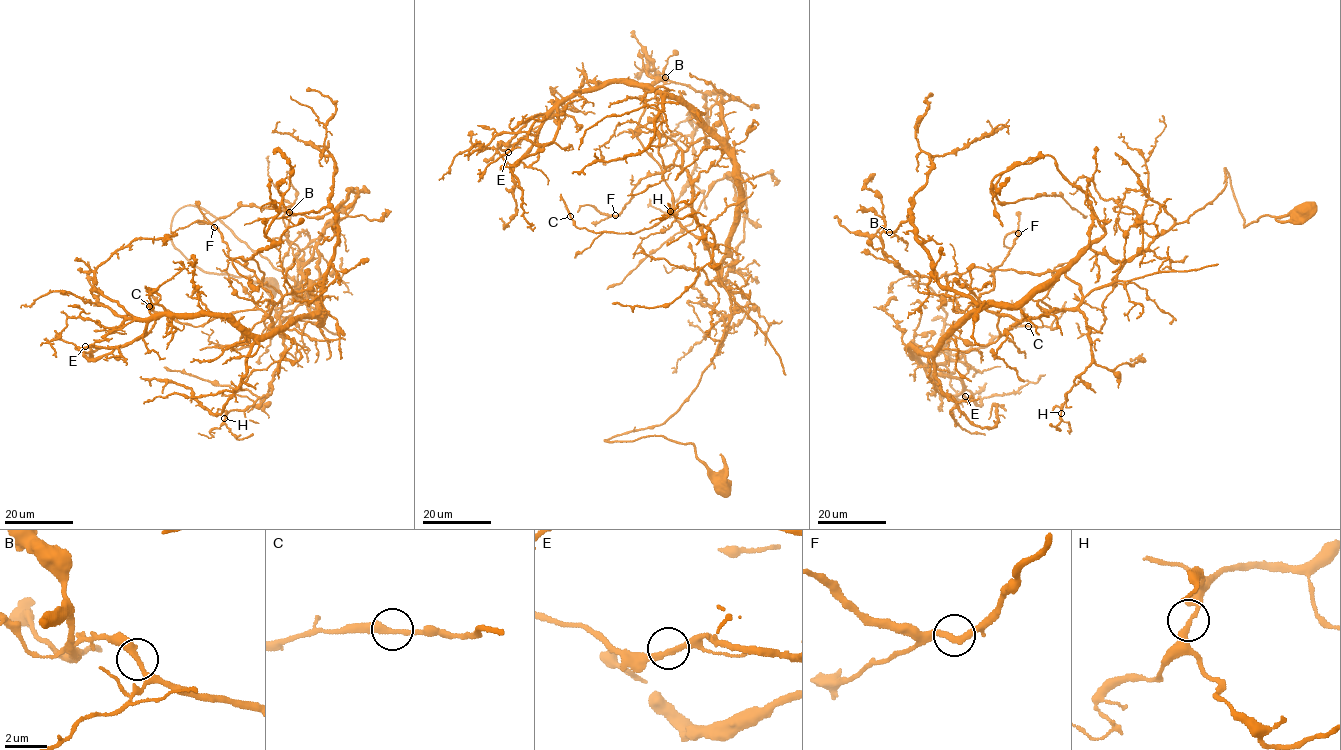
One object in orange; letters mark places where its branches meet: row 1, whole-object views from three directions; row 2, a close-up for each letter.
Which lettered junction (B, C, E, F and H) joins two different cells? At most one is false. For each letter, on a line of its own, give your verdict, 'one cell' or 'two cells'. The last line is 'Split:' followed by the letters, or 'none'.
B: two cells
C: one cell
E: one cell
F: one cell
H: one cell
Split: B

